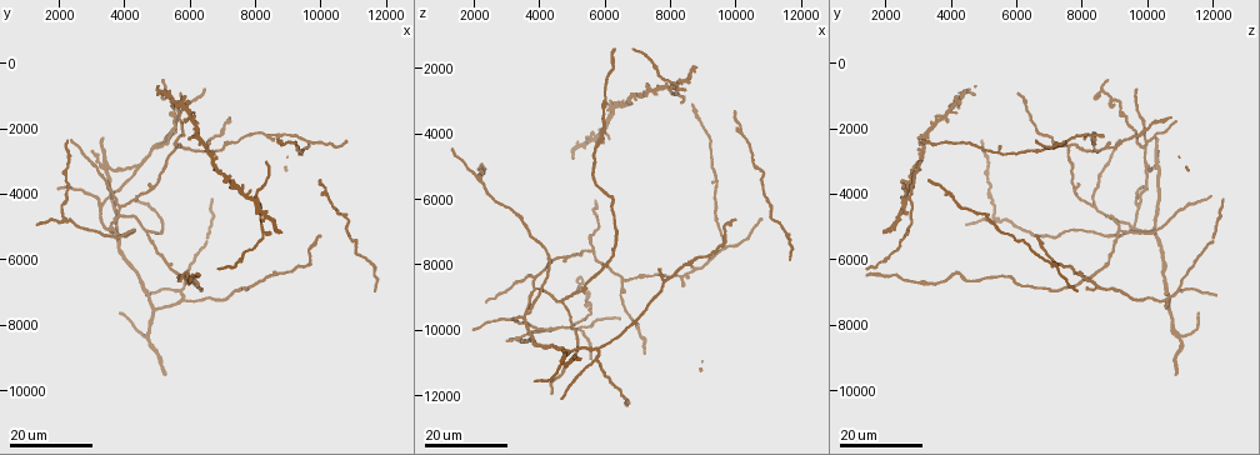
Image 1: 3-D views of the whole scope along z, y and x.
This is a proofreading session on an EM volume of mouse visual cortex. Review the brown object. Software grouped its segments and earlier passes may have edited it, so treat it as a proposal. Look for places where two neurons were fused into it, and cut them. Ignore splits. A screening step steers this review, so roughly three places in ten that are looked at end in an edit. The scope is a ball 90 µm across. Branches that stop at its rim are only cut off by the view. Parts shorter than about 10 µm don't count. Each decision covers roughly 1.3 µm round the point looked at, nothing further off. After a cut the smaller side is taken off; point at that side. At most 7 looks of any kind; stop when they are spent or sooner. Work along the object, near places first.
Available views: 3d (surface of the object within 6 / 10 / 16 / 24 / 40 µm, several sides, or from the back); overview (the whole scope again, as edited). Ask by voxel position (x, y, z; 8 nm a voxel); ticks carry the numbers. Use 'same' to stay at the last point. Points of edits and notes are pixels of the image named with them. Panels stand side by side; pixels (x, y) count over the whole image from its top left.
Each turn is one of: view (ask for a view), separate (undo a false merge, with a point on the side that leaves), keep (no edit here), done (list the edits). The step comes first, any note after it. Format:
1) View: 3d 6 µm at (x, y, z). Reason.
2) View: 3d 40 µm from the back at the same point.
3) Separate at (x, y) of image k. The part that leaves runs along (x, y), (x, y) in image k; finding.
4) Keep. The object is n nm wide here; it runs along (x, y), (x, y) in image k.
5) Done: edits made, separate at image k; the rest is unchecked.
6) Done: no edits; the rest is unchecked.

View: 3d 16 µm at (4900, 7600, 10600). Branch point.

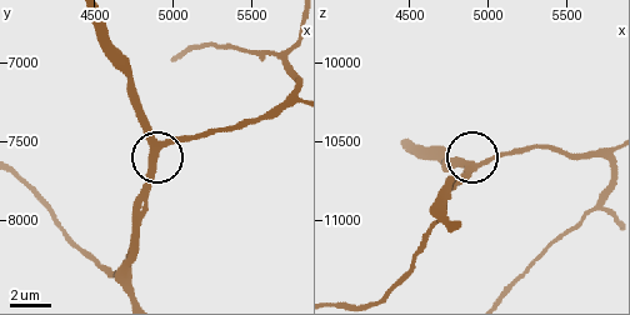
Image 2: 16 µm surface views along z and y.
View: 3d 6 µm at (4920, 7540, 10660).

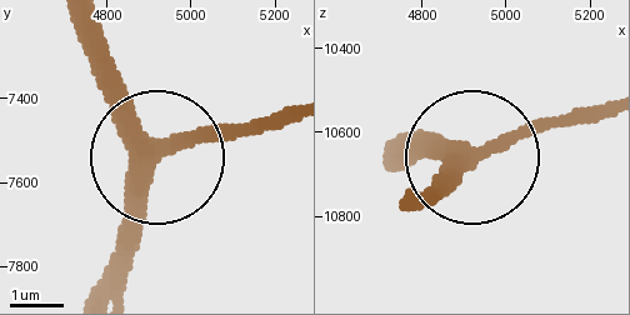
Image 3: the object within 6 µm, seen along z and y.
View: 3d 6 µm from the back at (4915, 7535, 10660).

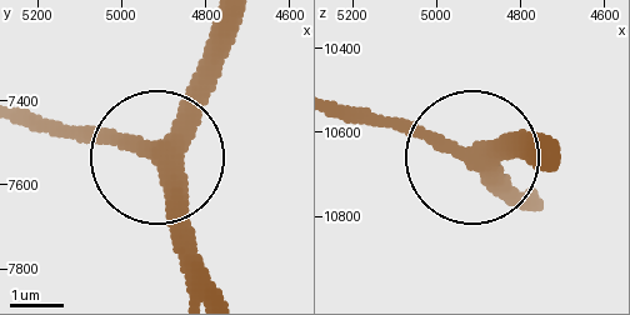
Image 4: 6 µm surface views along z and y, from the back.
Keep. It runs along (235, 25), (164, 173), (190, 294) in image 4; all the same neuron.

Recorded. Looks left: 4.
View: 3d 24 µm at (5800, 7200, 10600). A fork.

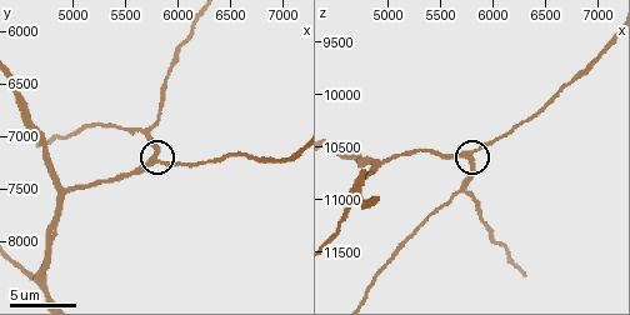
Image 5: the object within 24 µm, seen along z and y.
View: 3d 6 µm at (5800, 7200, 10600).

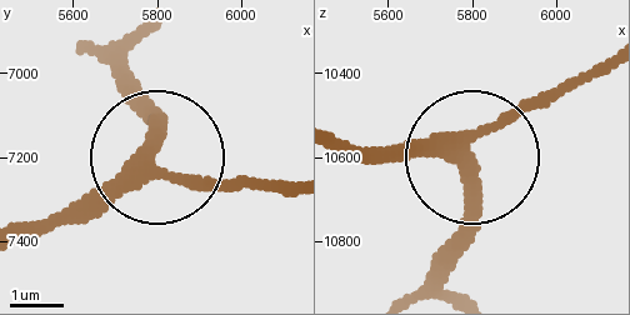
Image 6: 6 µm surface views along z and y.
View: 3d 6 µm from the back at (5770, 7195, 10590).

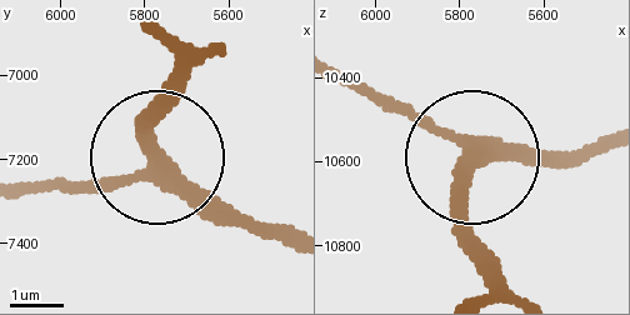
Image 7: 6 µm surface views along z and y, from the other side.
Keep. The object is 290 nm wide here; it runs along (609, 141), (479, 159), (461, 208), (470, 258) in image 7; all the same neuron.

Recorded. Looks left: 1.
Done: no edits; the rest is unchecked.

